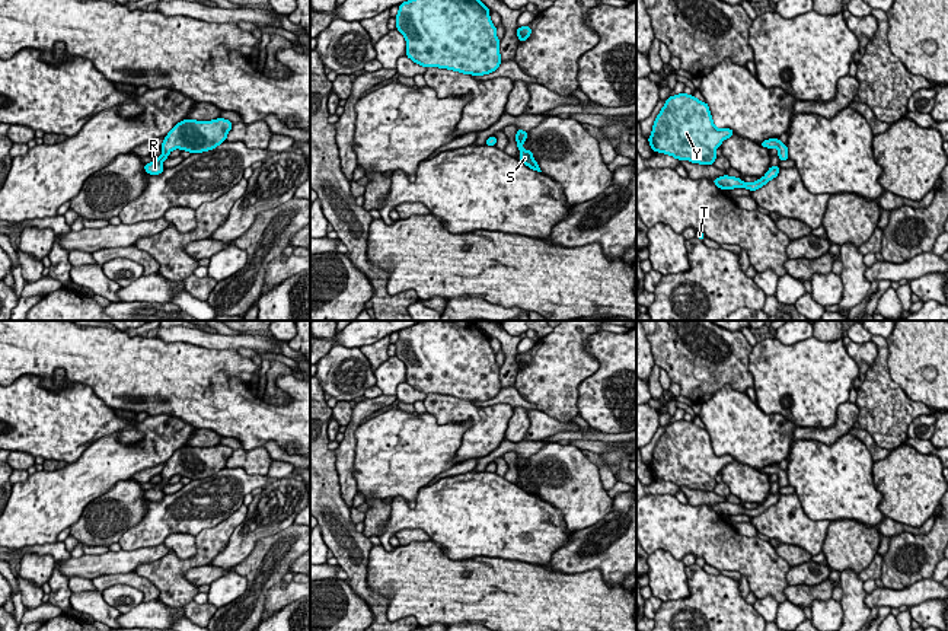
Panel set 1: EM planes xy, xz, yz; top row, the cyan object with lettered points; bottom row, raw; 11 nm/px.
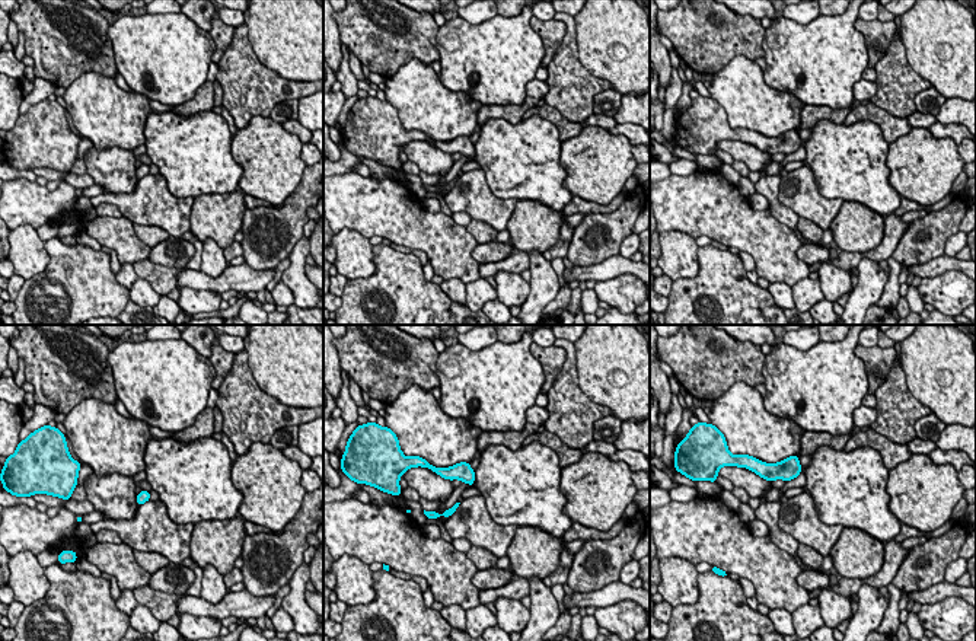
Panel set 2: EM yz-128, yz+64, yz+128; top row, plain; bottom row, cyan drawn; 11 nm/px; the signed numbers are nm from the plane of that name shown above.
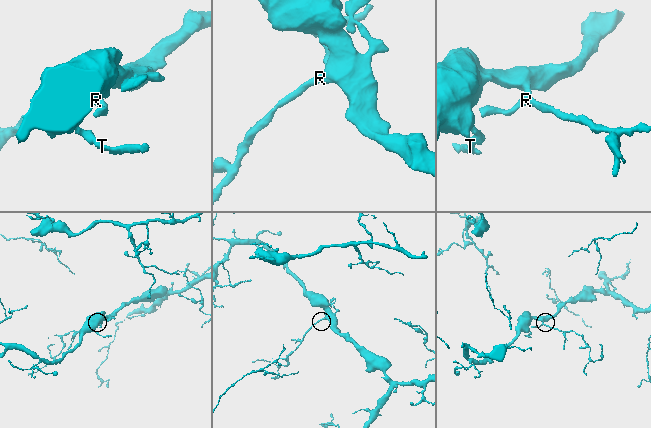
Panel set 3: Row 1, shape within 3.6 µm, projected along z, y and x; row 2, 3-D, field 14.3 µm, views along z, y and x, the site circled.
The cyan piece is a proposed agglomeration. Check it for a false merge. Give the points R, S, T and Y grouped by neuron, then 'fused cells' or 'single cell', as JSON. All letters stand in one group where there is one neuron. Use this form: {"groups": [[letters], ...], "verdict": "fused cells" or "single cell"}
{"groups": [["R", "S", "T", "Y"]], "verdict": "single cell"}

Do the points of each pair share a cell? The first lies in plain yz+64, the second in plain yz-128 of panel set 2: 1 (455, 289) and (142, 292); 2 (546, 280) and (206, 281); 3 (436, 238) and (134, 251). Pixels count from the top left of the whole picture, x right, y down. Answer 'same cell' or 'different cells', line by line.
1: different cells
2: different cells
3: same cell

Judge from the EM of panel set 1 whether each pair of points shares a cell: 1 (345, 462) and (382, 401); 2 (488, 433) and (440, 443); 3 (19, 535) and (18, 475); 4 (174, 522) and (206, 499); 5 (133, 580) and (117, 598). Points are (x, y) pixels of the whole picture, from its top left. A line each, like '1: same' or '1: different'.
1: same
2: different
3: different
4: same
5: different

